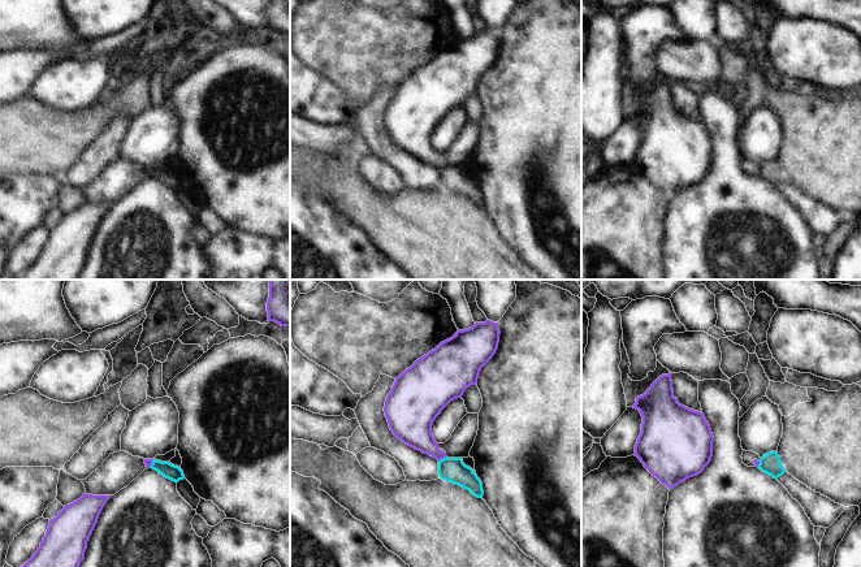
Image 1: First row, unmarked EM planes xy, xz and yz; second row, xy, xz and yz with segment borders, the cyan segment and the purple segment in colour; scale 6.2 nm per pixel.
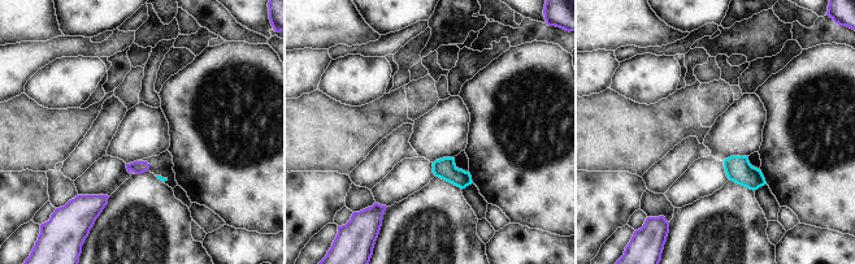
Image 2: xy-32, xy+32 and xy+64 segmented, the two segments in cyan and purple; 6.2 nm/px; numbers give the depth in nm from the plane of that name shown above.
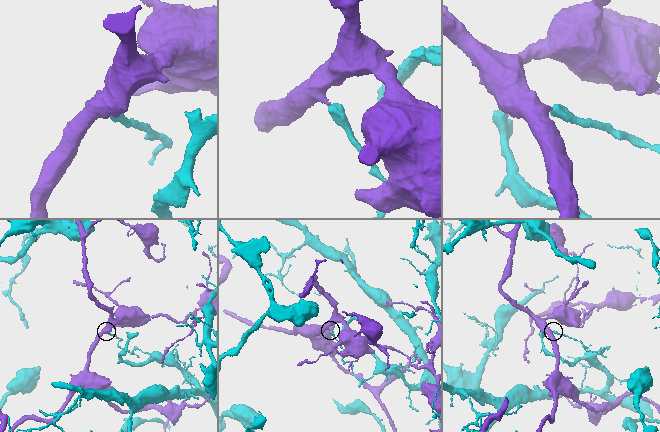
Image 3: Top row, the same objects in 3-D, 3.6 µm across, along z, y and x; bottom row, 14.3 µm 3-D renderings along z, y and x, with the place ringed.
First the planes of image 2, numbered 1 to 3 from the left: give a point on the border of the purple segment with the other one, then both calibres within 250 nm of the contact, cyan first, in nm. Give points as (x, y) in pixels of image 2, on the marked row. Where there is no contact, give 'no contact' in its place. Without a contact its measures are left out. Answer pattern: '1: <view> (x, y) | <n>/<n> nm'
1: no contact
2: no contact
3: no contact

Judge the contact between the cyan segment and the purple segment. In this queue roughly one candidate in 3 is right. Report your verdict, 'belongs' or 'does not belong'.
does not belong

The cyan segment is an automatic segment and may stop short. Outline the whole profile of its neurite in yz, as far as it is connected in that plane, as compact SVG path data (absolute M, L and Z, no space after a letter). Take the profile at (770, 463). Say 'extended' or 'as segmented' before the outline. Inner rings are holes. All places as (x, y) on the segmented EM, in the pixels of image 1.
as segmented | M770 451L767 454L765 454L761 459L760 459L760 464L758 468L773 476L774 479L778 479L779 476L782 476L786 471L786 468L783 467L782 462L780 462L780 456L778 455L776 451Z

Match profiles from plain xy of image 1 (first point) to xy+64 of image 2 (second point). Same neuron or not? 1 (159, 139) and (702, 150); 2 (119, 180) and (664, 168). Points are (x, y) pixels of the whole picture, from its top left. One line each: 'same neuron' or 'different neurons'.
1: different neurons
2: different neurons

